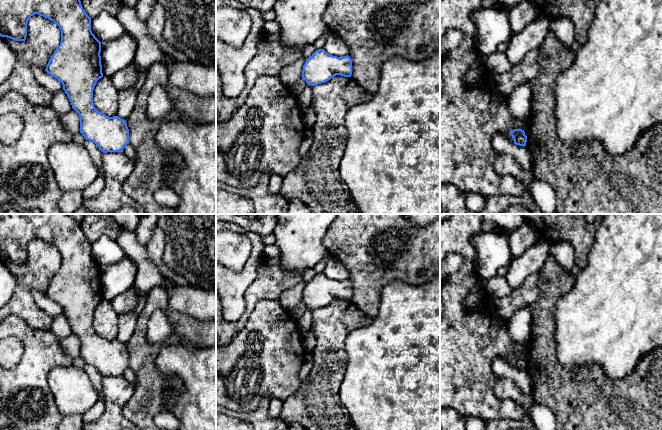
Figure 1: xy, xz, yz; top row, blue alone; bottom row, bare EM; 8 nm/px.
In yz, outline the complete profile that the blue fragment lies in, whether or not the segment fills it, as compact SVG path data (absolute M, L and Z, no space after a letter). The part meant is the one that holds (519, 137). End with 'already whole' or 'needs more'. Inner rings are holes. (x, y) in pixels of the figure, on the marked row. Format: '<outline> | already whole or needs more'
M514 129L510 131L510 134L513 137L514 144L519 146L526 146L527 136L525 135L524 130Z | already whole

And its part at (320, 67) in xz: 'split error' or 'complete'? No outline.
complete

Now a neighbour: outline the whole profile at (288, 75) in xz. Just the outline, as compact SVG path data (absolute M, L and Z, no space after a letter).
M302 56L294 63L284 67L279 74L281 82L288 87L292 86L297 79L302 77L302 70L305 62L306 58Z

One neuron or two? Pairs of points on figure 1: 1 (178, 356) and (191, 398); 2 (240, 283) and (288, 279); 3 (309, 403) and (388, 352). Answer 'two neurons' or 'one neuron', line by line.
1: one neuron
2: two neurons
3: two neurons

